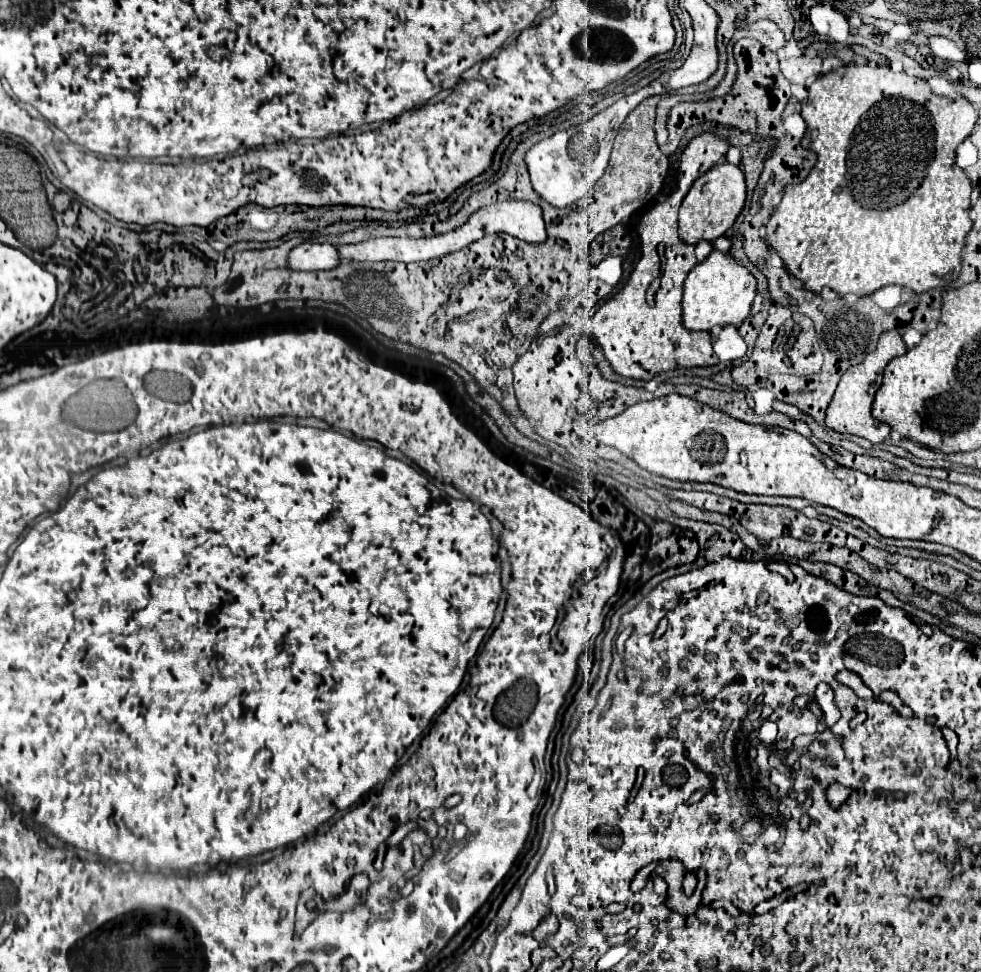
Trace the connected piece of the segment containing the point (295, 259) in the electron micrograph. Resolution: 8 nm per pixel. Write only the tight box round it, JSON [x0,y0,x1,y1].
[290,243,340,271]

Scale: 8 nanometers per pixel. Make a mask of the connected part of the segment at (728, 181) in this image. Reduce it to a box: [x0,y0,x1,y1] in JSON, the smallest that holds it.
[678,161,746,245]

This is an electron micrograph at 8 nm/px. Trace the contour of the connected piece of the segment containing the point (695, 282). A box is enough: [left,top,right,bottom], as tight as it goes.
[682,249,756,331]

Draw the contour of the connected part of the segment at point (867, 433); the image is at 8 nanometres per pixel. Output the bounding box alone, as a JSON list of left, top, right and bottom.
[826,331,906,443]

